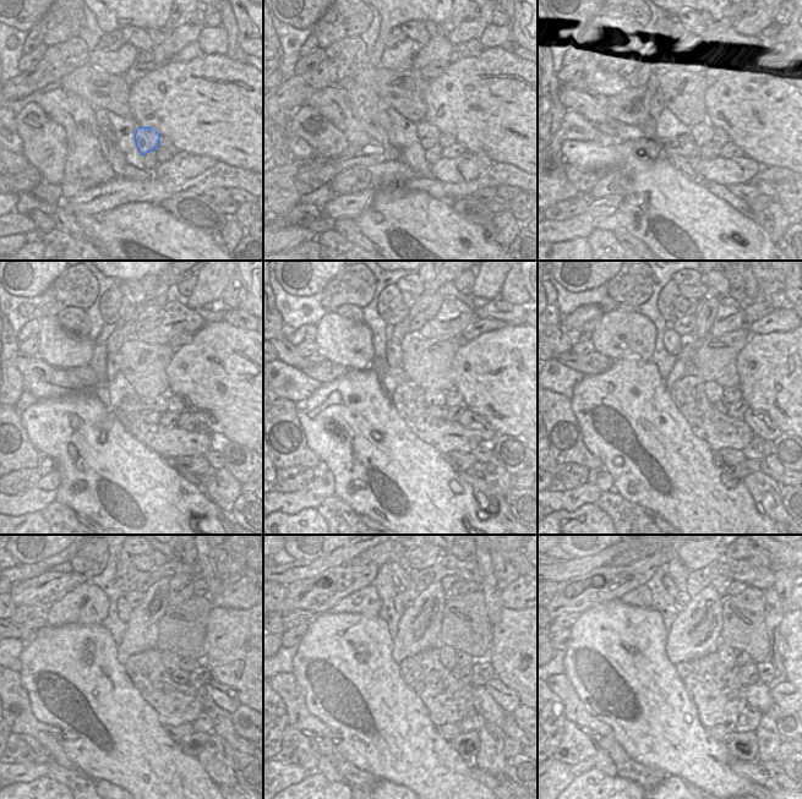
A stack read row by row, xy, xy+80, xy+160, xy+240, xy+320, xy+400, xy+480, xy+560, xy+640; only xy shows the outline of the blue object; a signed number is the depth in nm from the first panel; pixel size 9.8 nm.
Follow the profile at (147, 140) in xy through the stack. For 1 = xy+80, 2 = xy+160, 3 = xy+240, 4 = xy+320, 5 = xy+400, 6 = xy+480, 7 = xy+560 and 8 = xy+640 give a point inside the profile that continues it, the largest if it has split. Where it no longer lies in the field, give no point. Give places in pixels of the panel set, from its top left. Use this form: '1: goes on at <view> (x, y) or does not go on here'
1: goes on at xy+80 (427, 133)
2: goes on at xy+160 (703, 132)
3: goes on at xy+240 (158, 404)
4: goes on at xy+320 (432, 398)
5: goes on at xy+400 (714, 392)
6: goes on at xy+480 (170, 661)
7: goes on at xy+560 (447, 654)
8: goes on at xy+640 (726, 654)

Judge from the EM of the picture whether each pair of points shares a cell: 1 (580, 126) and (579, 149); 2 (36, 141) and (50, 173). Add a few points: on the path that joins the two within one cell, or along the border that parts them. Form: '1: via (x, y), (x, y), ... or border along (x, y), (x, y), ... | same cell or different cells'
1: border along (607, 147), (592, 141), (567, 140), (560, 149) | different cells
2: via (43, 148), (50, 165) | same cell

